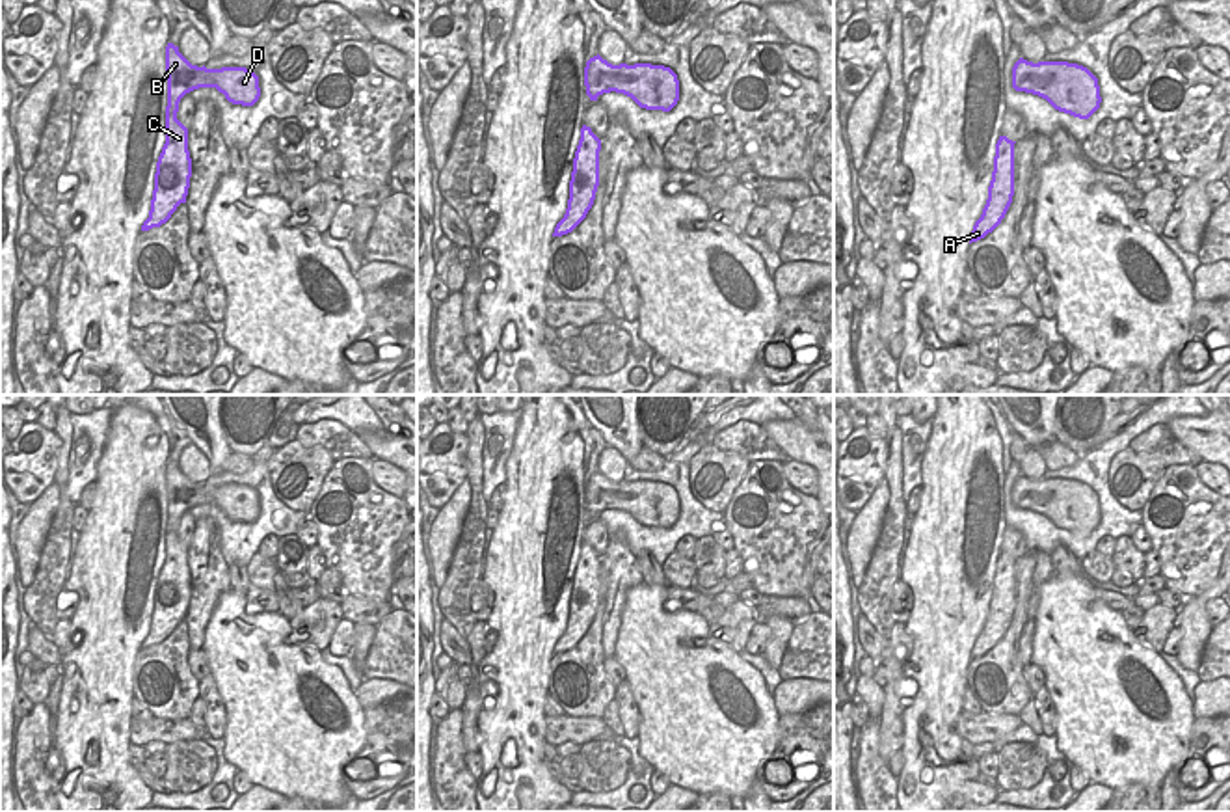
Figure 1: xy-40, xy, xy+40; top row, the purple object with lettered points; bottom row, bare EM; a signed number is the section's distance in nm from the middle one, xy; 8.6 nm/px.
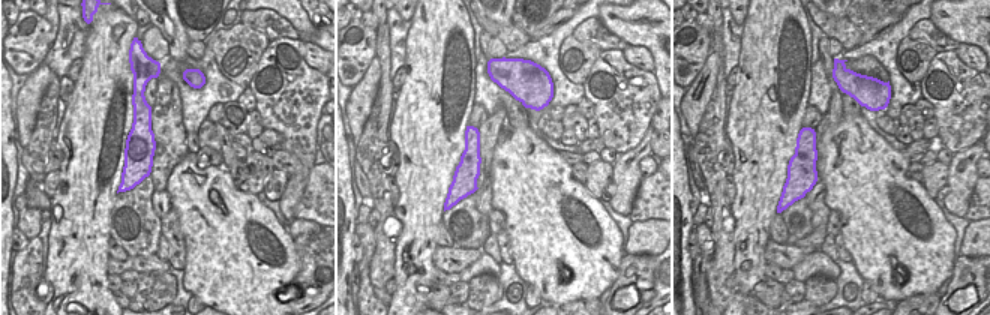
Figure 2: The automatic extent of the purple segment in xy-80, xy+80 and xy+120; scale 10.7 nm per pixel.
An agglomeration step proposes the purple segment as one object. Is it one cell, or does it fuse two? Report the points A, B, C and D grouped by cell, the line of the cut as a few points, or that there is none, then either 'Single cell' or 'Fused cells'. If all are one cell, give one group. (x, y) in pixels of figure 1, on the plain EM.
Groups: A B C D. No split. Single cell

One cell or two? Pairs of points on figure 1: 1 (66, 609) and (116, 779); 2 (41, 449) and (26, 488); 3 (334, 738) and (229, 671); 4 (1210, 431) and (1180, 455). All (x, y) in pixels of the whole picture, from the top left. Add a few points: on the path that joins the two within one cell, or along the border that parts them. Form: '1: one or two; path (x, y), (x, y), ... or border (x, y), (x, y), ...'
1: two; border (67, 580), (77, 595), (77, 608), (71, 619)
2: one; path (32, 459), (26, 479)
3: one; path (307, 723), (255, 673)
4: two; border (1165, 425), (1201, 460)

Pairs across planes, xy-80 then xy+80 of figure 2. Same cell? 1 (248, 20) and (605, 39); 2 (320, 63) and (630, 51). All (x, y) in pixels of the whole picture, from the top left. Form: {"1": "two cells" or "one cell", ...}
{"1": "one cell", "2": "one cell"}

